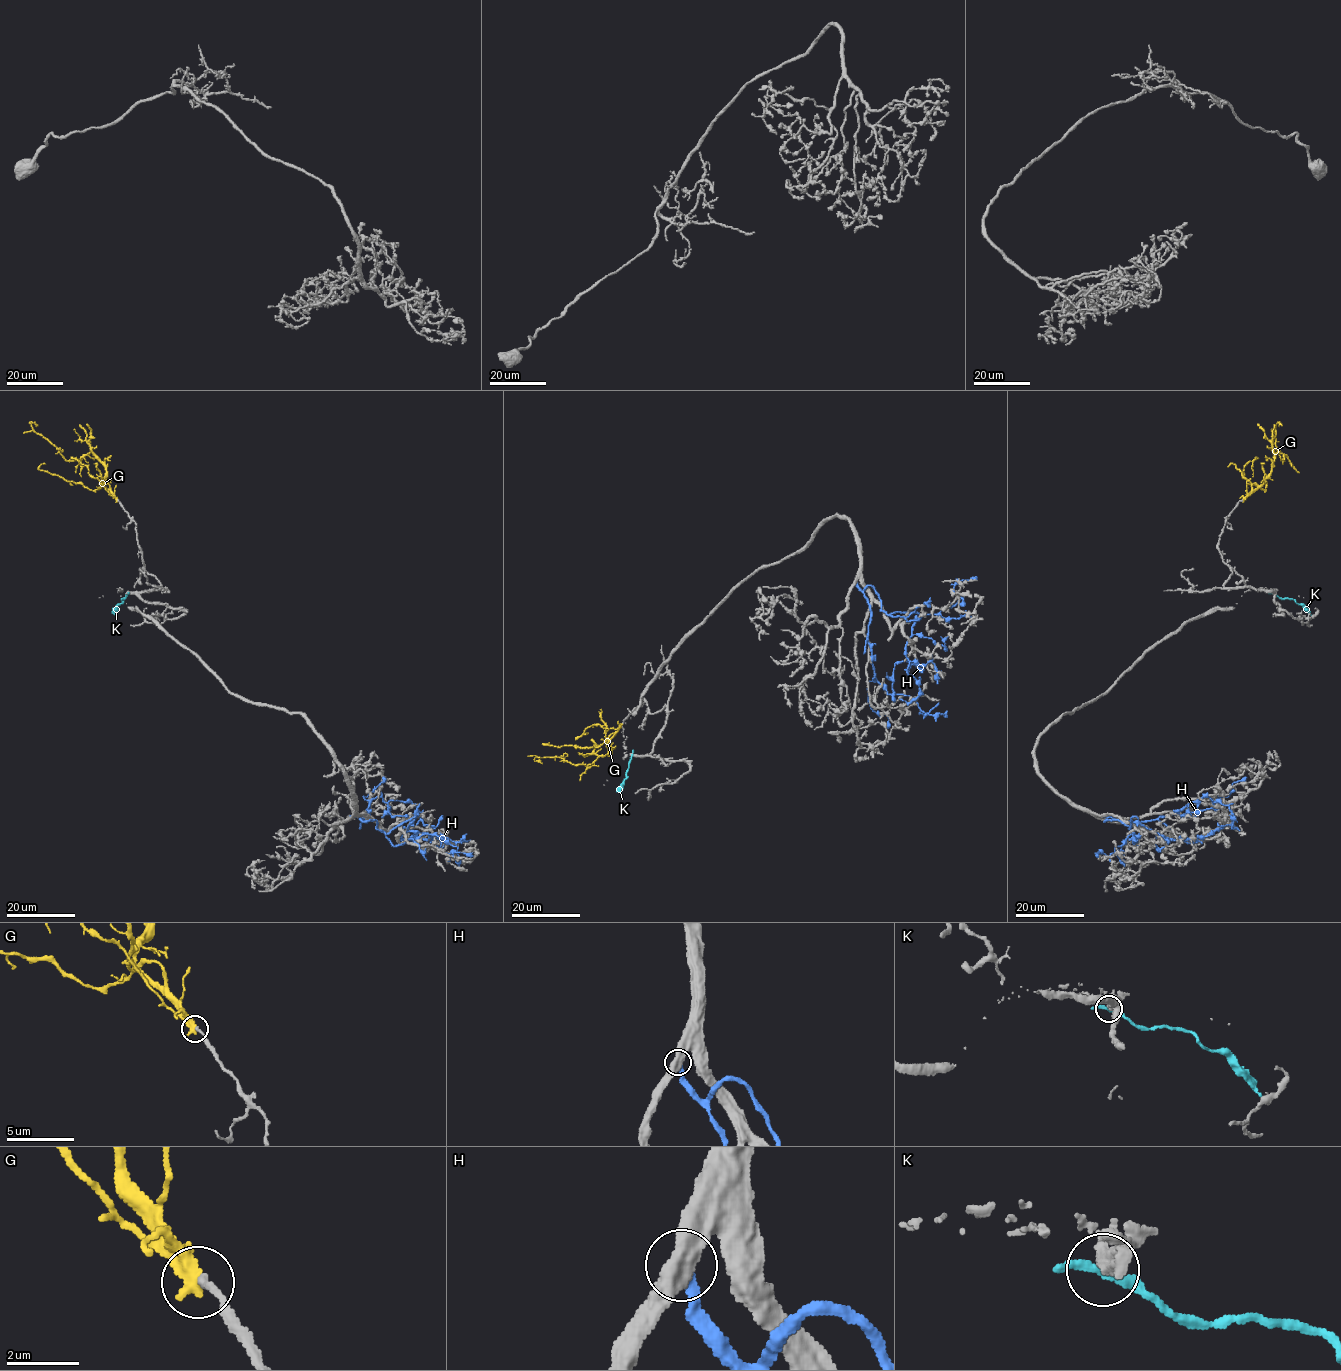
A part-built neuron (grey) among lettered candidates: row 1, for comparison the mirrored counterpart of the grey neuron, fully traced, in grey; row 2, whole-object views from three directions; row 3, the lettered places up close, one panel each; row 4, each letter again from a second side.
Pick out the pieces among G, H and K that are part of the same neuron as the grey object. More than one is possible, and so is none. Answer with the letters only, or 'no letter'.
no letter

